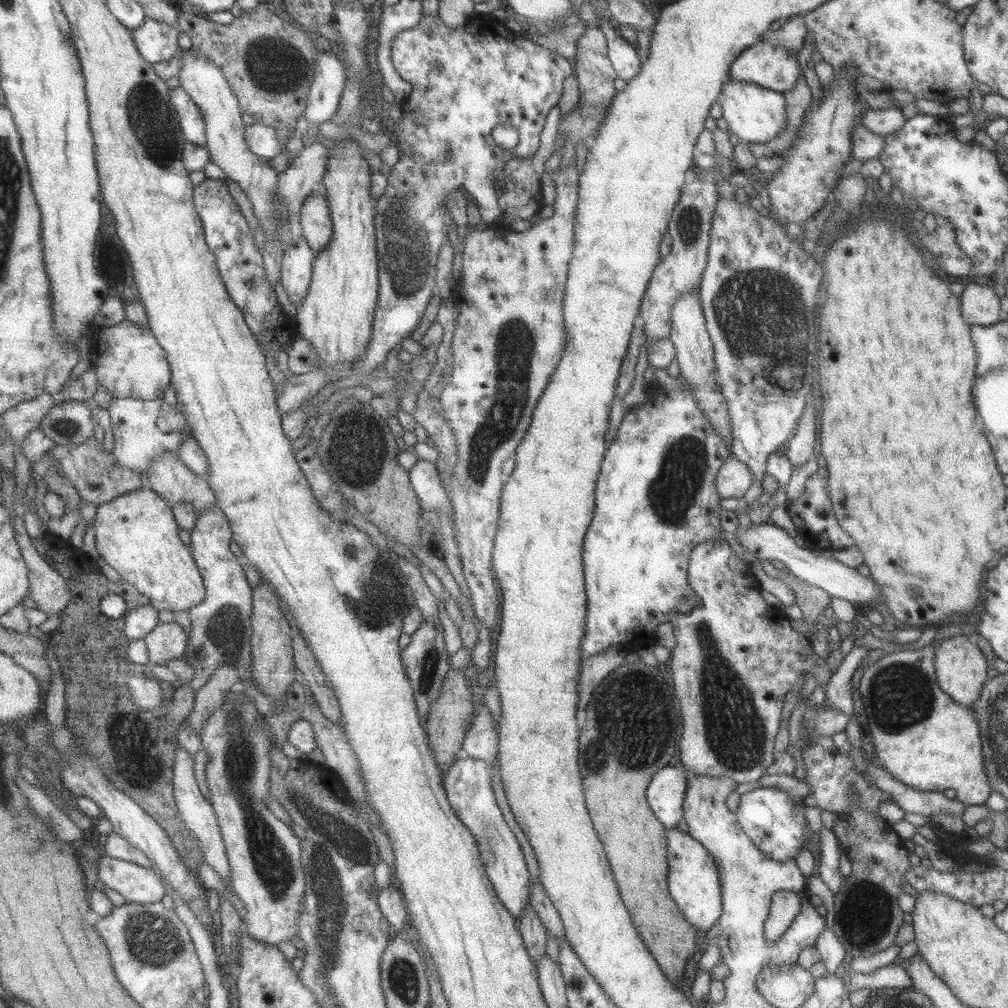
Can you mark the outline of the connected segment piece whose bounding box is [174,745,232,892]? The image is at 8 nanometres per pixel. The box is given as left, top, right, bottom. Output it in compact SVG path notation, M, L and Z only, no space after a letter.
M179 745L176 749L175 763L174 763L174 784L175 784L175 797L178 807L184 821L186 822L186 831L190 836L195 836L197 841L200 842L205 854L205 863L212 867L225 882L226 887L232 892L232 871L229 865L229 857L227 857L227 848L223 835L221 834L221 825L219 824L215 809L210 800L205 798L205 794L199 788L199 780L195 776L195 758L189 750L185 750L183 746Z

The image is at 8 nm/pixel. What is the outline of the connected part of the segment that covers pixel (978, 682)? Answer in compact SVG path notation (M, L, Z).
M965 635L944 638L934 648L934 673L938 687L961 706L969 707L979 698L979 693L987 681L985 670L987 663L984 654Z

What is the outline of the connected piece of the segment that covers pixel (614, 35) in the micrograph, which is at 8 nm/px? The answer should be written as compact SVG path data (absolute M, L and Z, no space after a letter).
M611 18L603 19L598 27L607 38L607 51L611 64L618 72L621 82L633 78L640 71L641 61L635 52L635 45L627 43L618 35L615 22Z

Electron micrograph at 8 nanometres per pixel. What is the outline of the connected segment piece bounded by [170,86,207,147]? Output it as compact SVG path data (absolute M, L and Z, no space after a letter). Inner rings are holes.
M185 88L171 90L172 102L182 119L182 129L189 142L207 147L206 122L198 103Z

